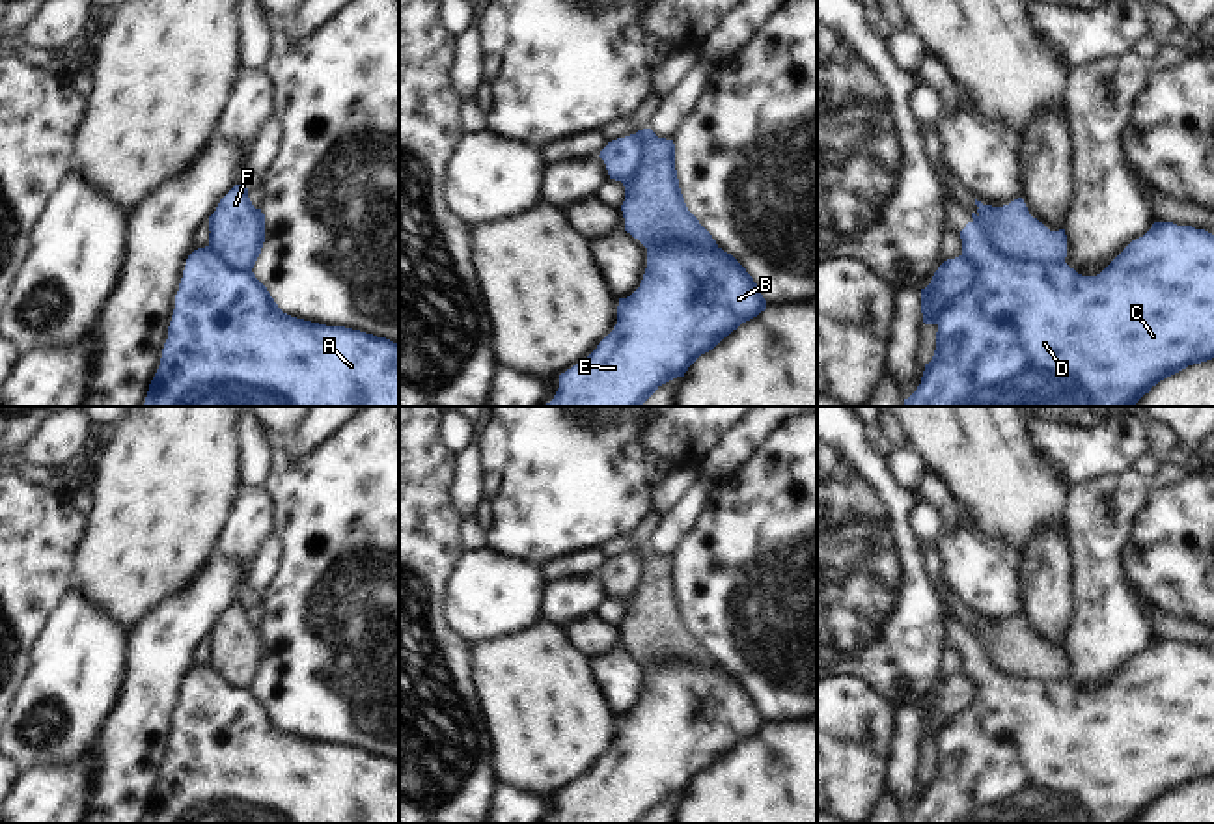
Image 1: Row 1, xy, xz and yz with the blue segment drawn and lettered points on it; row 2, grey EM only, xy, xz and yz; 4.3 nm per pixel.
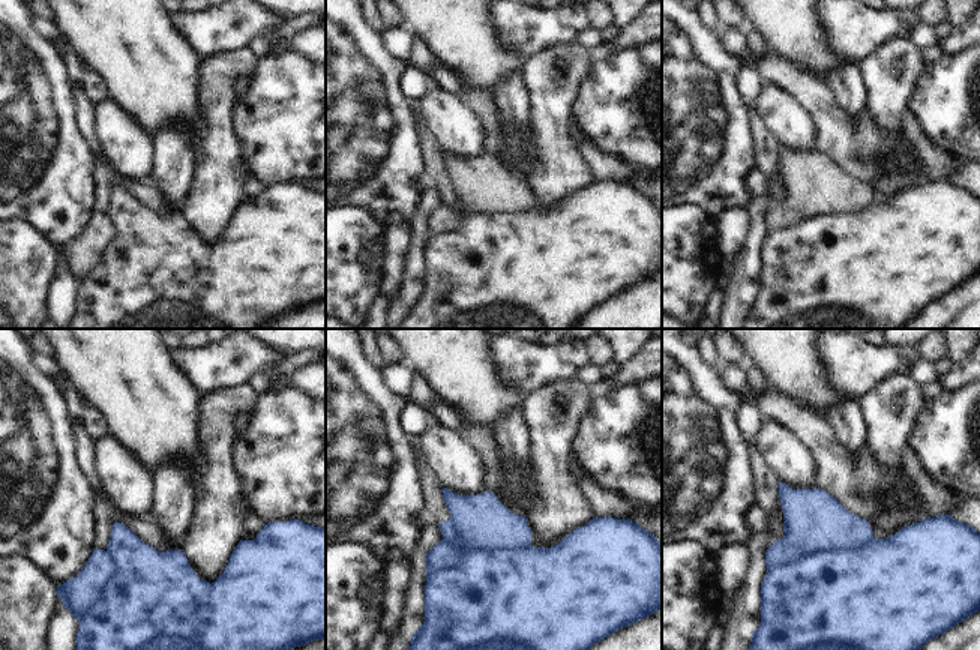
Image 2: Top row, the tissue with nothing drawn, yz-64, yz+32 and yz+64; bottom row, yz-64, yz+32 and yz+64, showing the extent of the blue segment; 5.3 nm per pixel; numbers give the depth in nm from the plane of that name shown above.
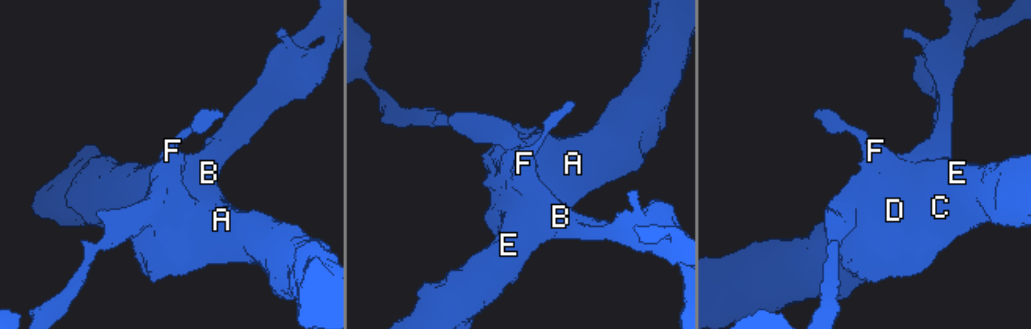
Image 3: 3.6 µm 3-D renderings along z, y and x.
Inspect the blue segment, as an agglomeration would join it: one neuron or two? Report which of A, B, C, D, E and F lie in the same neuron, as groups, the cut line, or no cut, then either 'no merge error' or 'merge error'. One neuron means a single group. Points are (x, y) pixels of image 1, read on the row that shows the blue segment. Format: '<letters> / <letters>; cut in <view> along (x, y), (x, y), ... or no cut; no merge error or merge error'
A B C D E / F; cut in yz along (974, 220), (1007, 256), (1041, 263), (1063, 263); merge error

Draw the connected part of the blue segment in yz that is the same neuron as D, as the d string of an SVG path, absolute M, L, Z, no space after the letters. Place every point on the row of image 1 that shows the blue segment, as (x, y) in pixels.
M977 222L960 231L962 255L975 272L973 287L955 298L942 315L936 332L936 350L921 377L917 390L904 399L904 406L1134 406L1160 380L1214 358L1214 235L1192 226L1154 222L1139 239L1132 240L1100 274L1082 276L1067 263L1031 263L1007 257Z

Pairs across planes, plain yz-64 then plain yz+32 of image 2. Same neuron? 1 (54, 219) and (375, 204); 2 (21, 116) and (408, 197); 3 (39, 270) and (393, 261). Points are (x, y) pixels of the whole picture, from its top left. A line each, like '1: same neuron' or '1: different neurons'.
1: same neuron
2: same neuron
3: different neurons

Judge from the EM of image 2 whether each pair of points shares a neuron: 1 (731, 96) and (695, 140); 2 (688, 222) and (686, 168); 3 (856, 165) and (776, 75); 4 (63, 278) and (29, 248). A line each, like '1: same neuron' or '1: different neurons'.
1: same neuron
2: different neurons
3: same neuron
4: different neurons

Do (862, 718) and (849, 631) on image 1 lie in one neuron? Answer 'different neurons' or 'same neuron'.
different neurons

